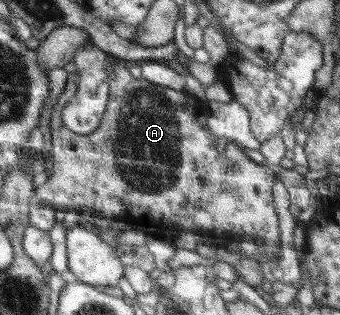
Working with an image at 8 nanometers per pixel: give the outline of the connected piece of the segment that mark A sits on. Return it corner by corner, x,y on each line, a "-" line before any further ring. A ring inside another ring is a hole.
118,60
106,65
106,70
109,76
109,105
105,116
102,117
100,128
94,133
75,134
63,123
61,113
68,100
70,101
68,86
64,88
58,103
53,106
49,120
53,166
49,177
36,186
33,206
50,206
54,210
75,212
82,207
94,208
104,216
112,216
114,219
118,216
138,218
148,214
156,222
176,224
178,228
184,230
199,232
203,228
208,228
215,232
216,236
222,232
230,232
234,236
248,236
248,238
258,236
256,243
263,253
266,253
269,259
280,261
280,258
275,258
274,254
281,252
280,222
278,210
274,207
273,194
275,170
268,165
252,162
240,150
238,156
231,154
232,180
224,180
226,166
218,164
220,160
220,154
216,152
218,139
212,137
210,129
206,128
206,118
208,112
211,112
206,102
196,100
193,96
186,96
184,92
173,90
168,86
149,82
143,77
136,80
130,74
128,65
122,68
122,62
-
226,188
240,190
240,194
236,194
236,204
234,204
234,194
232,194
232,204
224,204
230,202
230,194

